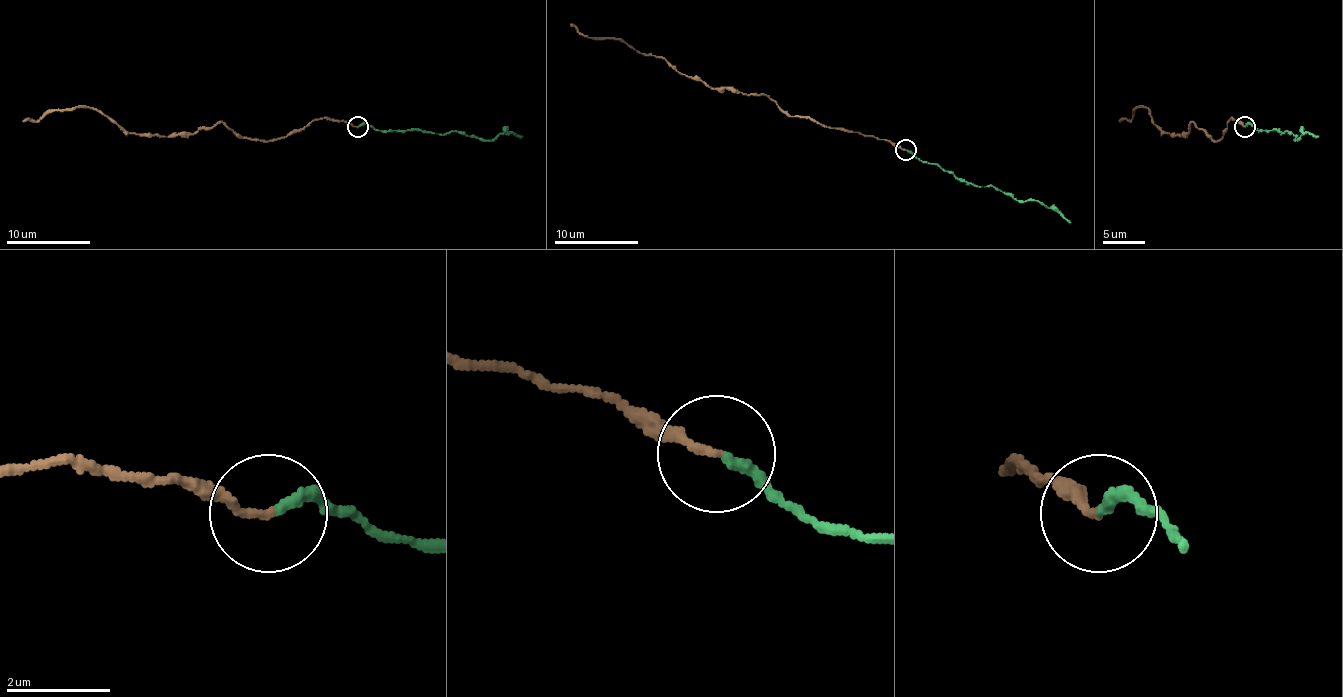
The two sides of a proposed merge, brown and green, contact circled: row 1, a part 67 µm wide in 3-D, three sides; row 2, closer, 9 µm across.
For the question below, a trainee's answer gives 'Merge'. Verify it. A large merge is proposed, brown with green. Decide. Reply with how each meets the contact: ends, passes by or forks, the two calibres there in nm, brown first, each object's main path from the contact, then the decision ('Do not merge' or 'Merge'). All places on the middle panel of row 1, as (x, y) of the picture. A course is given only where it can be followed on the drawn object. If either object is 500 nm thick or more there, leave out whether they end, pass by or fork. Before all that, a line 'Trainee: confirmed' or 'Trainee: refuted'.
Trainee: confirmed
At the ring brown ends. At the ring green ends. Thickness 160 nm (brown) against 200 nm. Course of brown: (906, 150), (786, 115), (757, 94), (709, 87), (677, 73), (662, 58), (618, 39), (595, 39), (570, 24). Course of green: (906, 150), (925, 163), (938, 163), (967, 182), (994, 186), (1018, 201), (1039, 201), (1053, 207), (1070, 224). Merge

